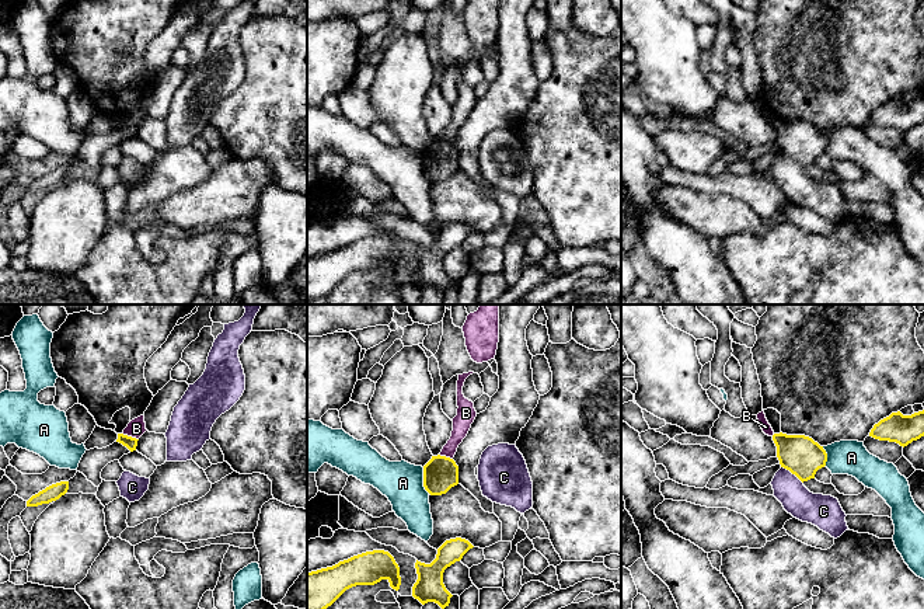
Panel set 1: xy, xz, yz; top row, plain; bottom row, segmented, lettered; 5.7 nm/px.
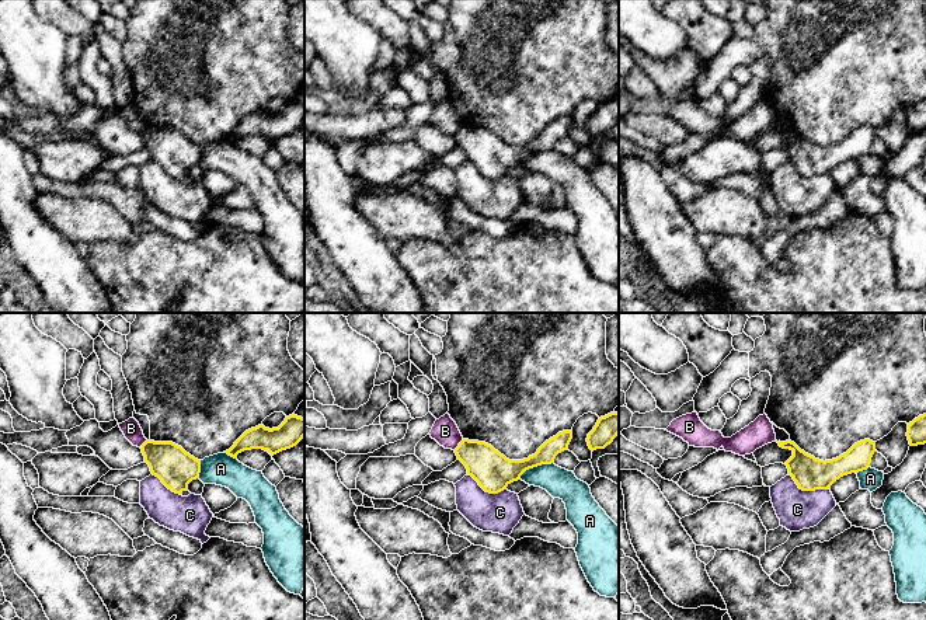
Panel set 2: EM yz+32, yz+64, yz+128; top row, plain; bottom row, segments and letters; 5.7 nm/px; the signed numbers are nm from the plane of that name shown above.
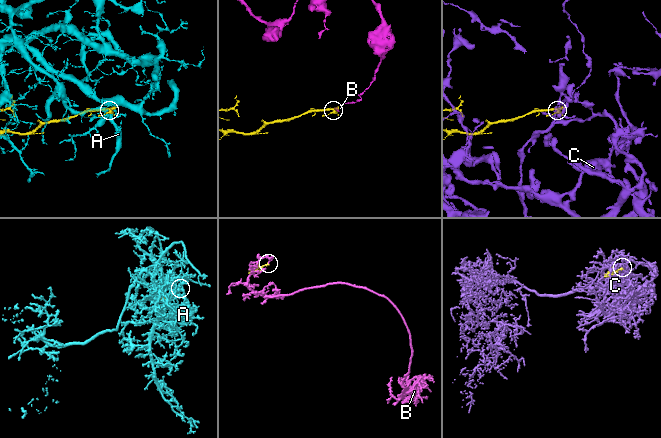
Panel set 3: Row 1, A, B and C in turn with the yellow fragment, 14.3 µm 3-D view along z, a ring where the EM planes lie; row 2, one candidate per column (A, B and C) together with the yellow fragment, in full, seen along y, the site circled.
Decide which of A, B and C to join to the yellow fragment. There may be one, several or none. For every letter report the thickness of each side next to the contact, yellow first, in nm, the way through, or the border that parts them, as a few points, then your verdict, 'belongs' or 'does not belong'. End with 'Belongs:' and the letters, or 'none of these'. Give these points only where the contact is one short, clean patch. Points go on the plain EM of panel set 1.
A: 200 nm thick on the yellow side, 240 nm on the other; does not belong
B: 70 nm thick on the yellow side, 100 nm on the other; border along xy (122, 118), (138, 125); does not belong
C: 220 nm thick on the yellow side, 180 nm on the other; does not belong
Belongs: none of these

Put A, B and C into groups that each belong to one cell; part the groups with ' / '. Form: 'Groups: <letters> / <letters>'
Groups: A / B / C

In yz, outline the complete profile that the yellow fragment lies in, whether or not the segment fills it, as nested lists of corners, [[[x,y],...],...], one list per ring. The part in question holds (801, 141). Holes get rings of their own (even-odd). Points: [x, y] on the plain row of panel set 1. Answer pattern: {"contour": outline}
{"contour": [[[780,118],[773,121],[773,126],[781,153],[789,156],[802,168],[815,164],[816,157],[826,152],[826,136],[809,122]]]}

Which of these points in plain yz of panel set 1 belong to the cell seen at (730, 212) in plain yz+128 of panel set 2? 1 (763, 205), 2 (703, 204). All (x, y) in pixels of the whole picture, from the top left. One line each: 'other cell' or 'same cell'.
1: other cell
2: same cell

